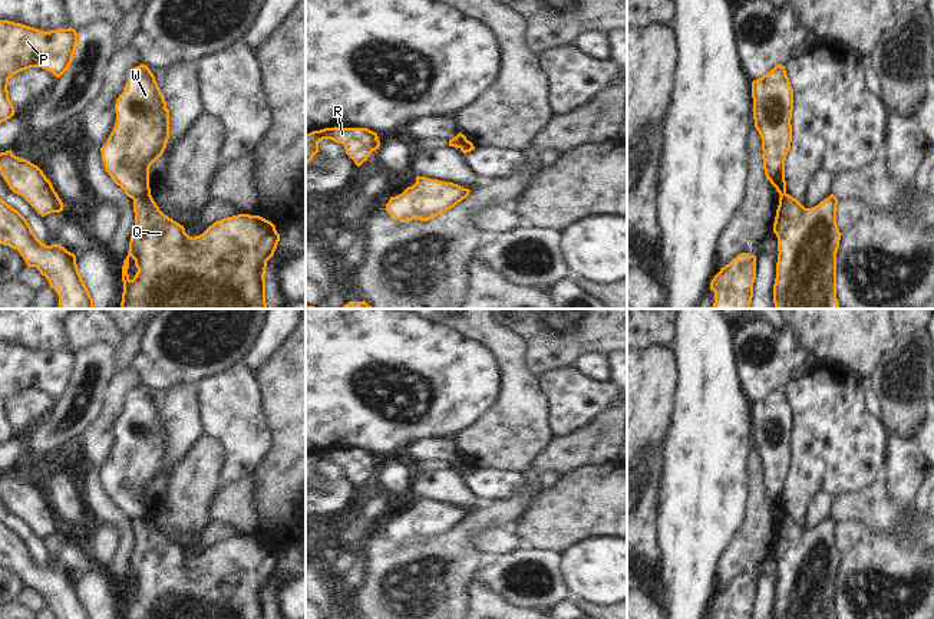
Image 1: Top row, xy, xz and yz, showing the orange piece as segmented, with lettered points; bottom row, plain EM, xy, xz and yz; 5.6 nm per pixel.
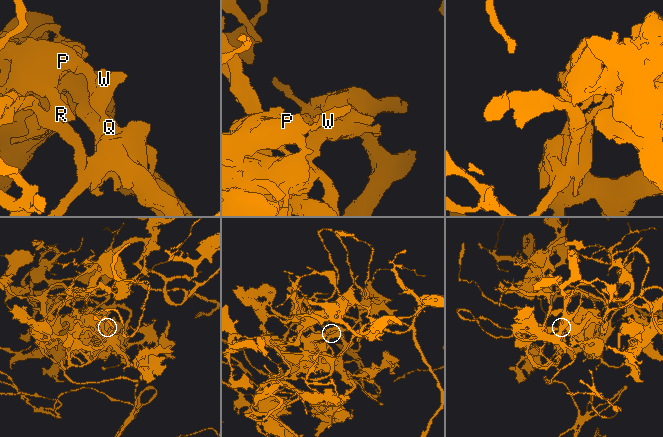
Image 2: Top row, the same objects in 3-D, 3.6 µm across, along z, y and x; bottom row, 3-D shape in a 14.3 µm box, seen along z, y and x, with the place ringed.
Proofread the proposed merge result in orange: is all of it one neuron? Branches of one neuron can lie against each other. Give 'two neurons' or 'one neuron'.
two neurons

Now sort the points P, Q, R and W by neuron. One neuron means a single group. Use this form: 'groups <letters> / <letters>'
groups P W / Q R

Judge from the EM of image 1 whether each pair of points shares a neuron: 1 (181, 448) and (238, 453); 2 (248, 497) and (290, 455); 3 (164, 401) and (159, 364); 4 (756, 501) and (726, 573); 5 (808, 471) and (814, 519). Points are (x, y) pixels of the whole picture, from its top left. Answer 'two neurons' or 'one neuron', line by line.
1: two neurons
2: two neurons
3: two neurons
4: one neuron
5: two neurons

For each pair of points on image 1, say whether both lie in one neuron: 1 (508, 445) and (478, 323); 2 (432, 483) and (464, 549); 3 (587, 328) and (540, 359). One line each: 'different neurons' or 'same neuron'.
1: same neuron
2: different neurons
3: same neuron

